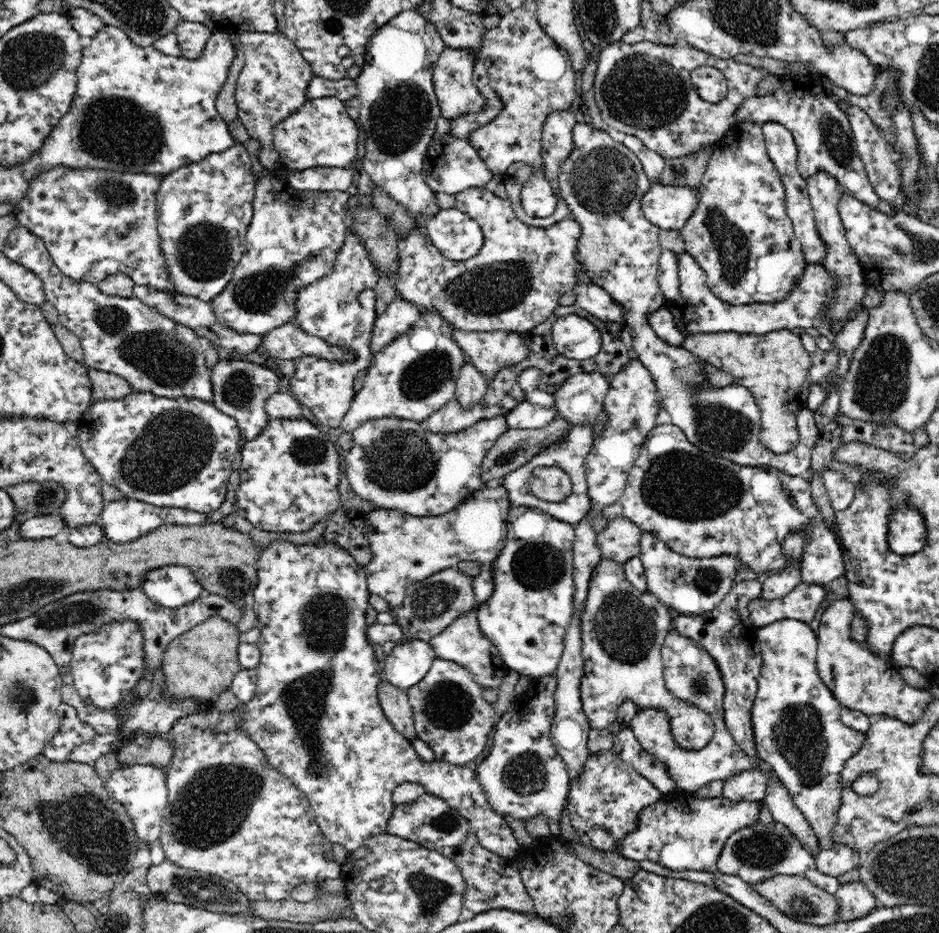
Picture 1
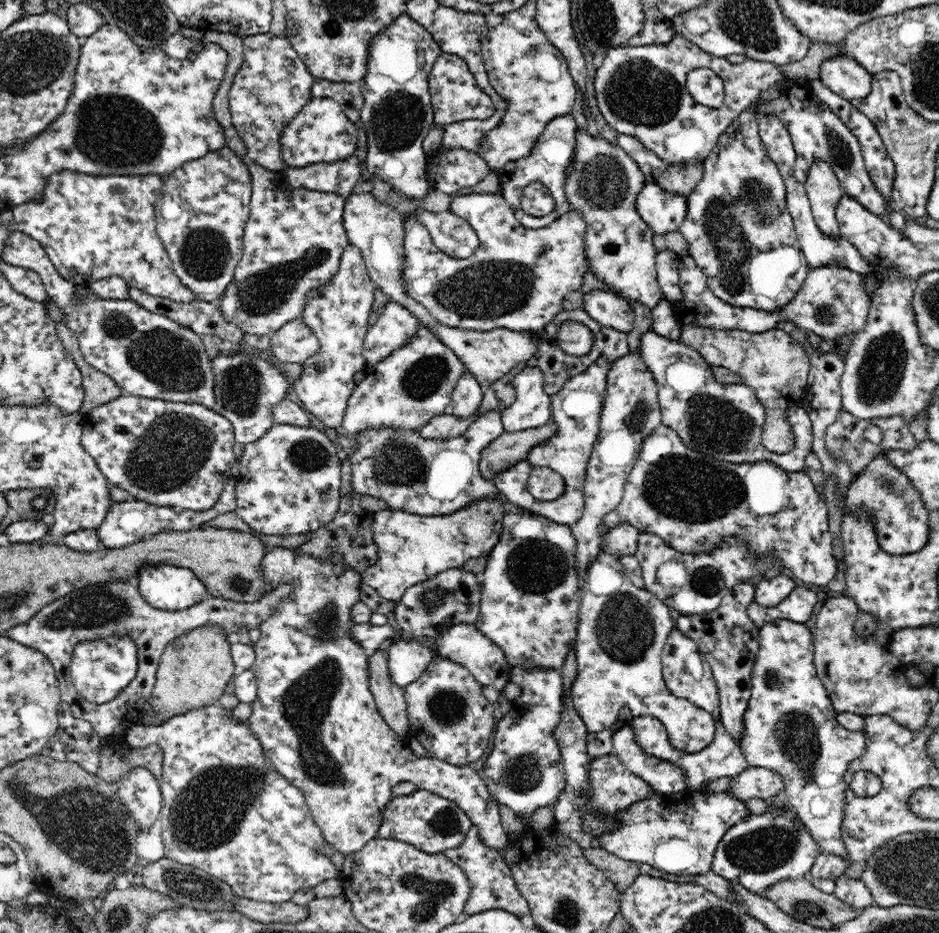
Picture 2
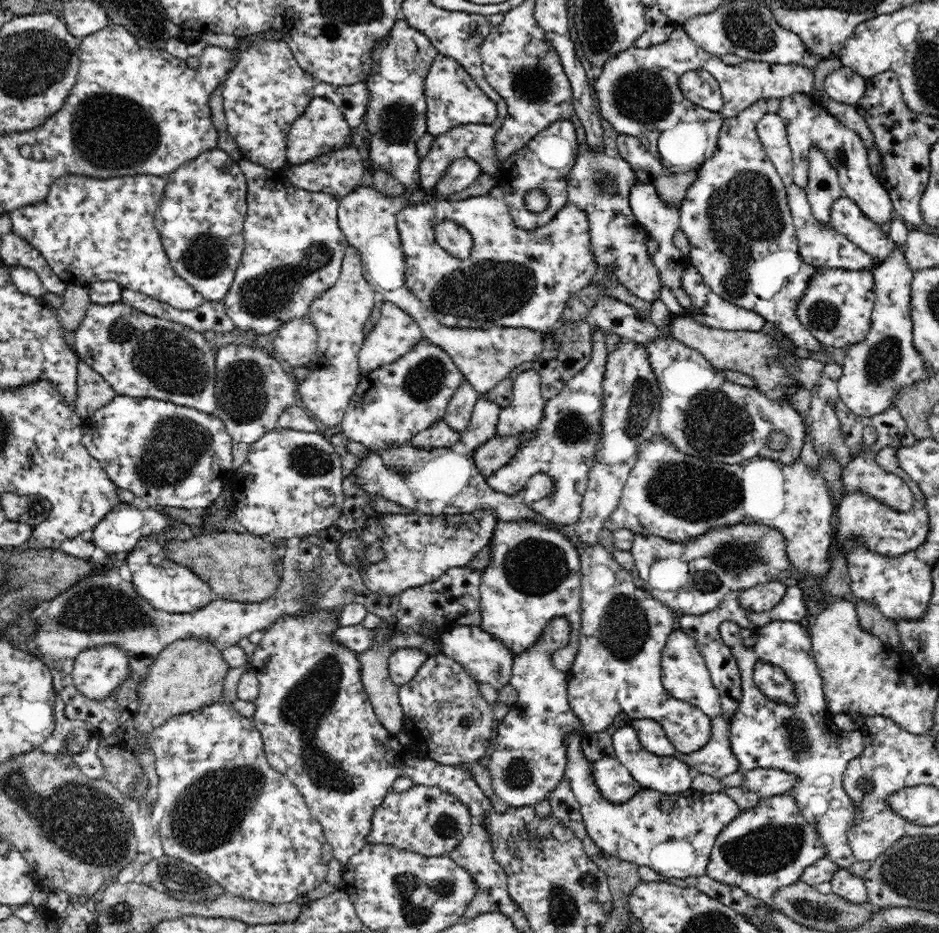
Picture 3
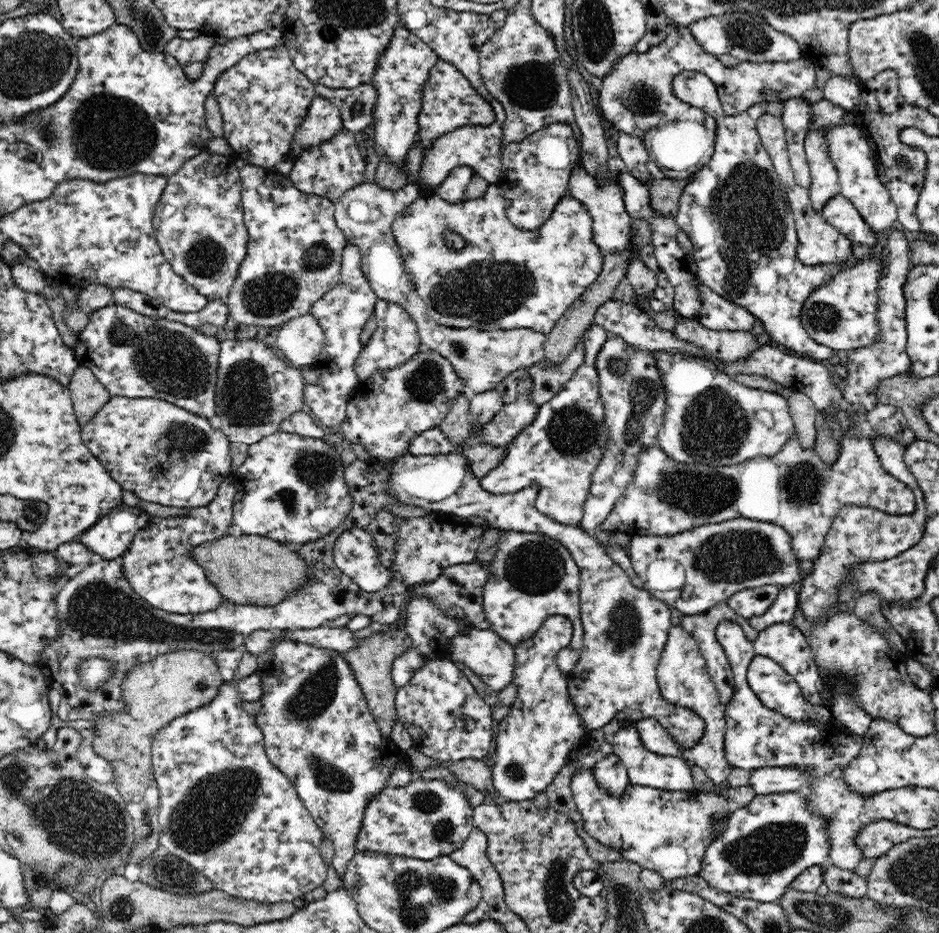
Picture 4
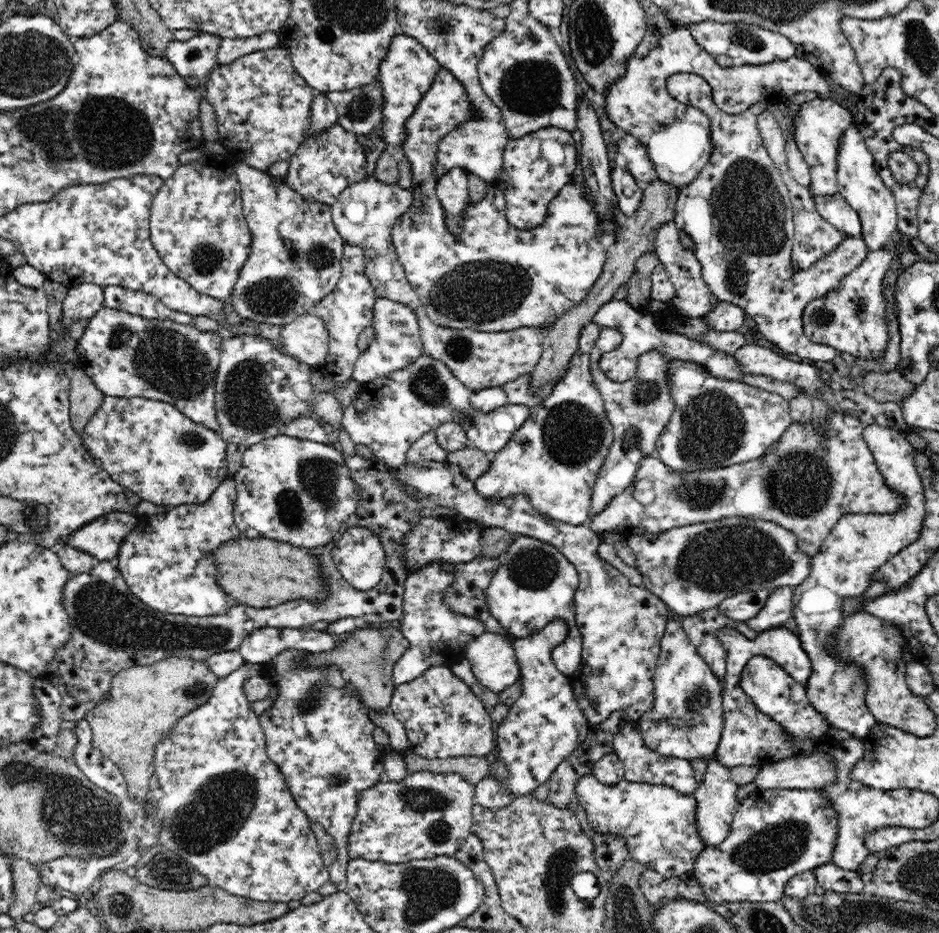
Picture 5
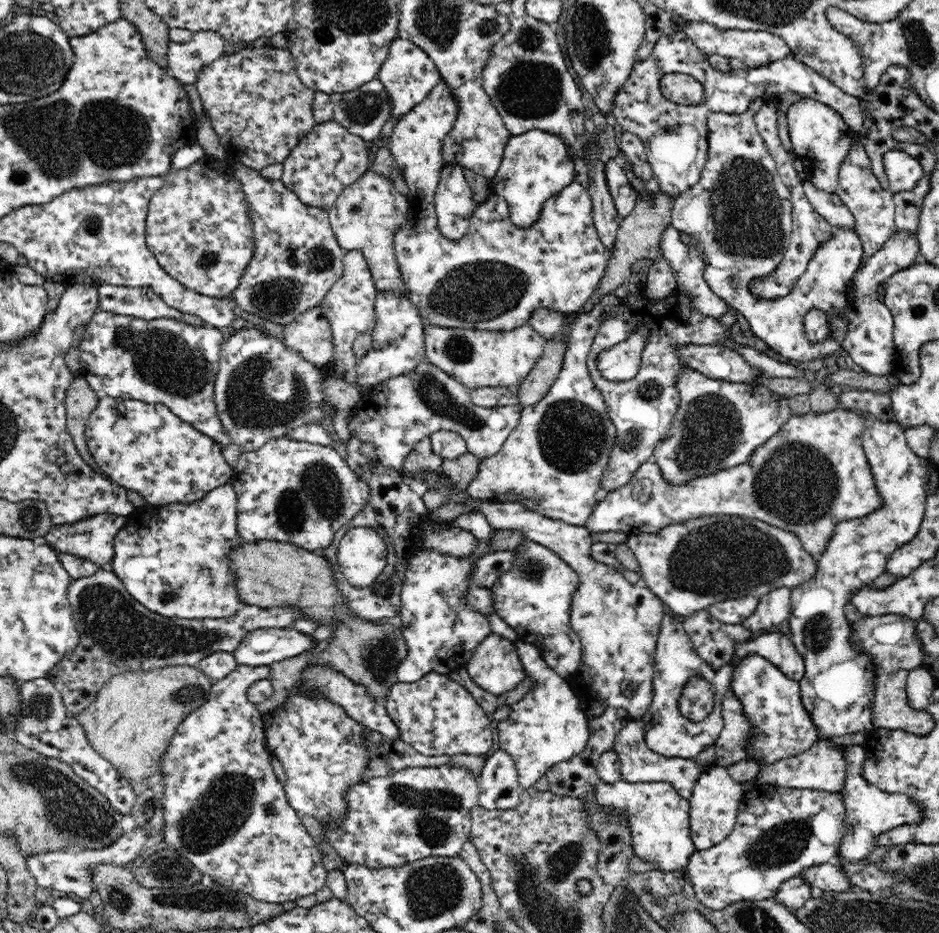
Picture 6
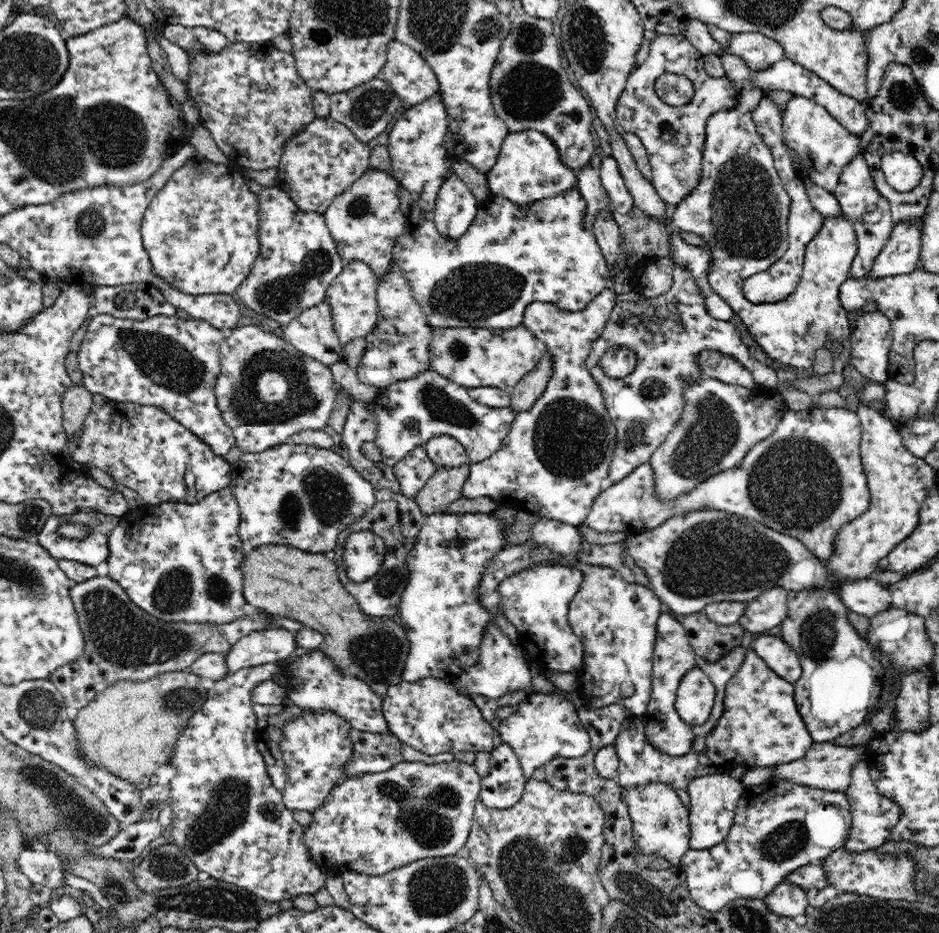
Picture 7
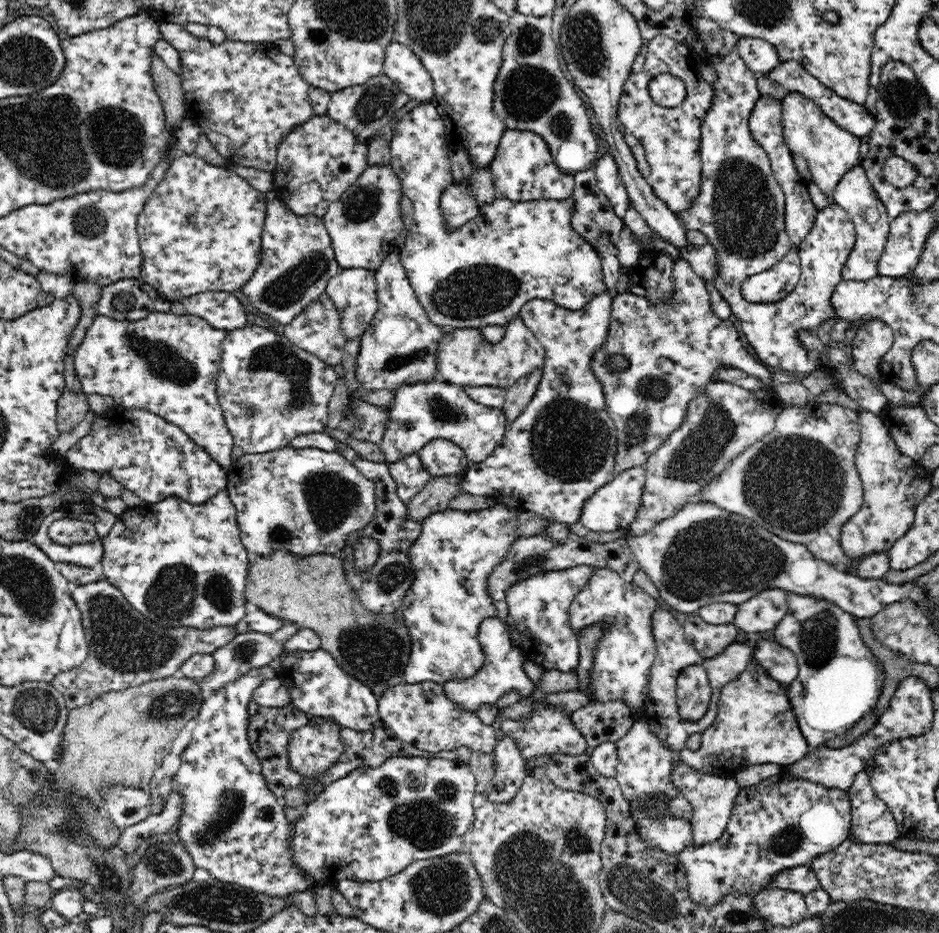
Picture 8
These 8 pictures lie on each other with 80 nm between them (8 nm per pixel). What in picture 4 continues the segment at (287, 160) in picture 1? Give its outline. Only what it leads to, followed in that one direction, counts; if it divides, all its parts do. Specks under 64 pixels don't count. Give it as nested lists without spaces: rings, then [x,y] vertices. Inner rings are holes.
[[[317,94],[300,128],[294,134],[291,160],[298,158],[308,147],[330,140],[340,129],[344,129],[340,109],[327,98]]]

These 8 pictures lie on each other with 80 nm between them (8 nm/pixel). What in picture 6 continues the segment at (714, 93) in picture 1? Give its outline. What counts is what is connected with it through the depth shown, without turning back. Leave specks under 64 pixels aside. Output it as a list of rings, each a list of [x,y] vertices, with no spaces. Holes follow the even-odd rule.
[[[685,74],[661,75],[660,90],[664,98],[679,105],[697,105],[703,101],[703,87],[695,78]],[[760,98],[750,101],[743,113],[710,114],[707,118],[705,135],[708,137],[708,156],[701,172],[700,181],[691,189],[682,192],[674,198],[671,210],[671,225],[681,232],[698,239],[702,259],[704,259],[704,278],[708,286],[731,308],[735,308],[750,324],[752,332],[789,362],[810,362],[816,358],[823,359],[842,347],[842,340],[848,332],[846,319],[846,294],[848,282],[854,278],[863,257],[863,246],[854,229],[833,226],[831,239],[818,245],[814,256],[810,259],[804,274],[797,280],[797,285],[790,294],[780,296],[776,300],[754,298],[749,284],[753,278],[771,275],[782,262],[783,254],[787,251],[791,228],[793,226],[791,194],[778,174],[775,160],[766,147],[754,117],[764,104]],[[812,308],[821,308],[827,312],[827,322],[831,335],[823,341],[812,342],[805,333],[804,316]]]

